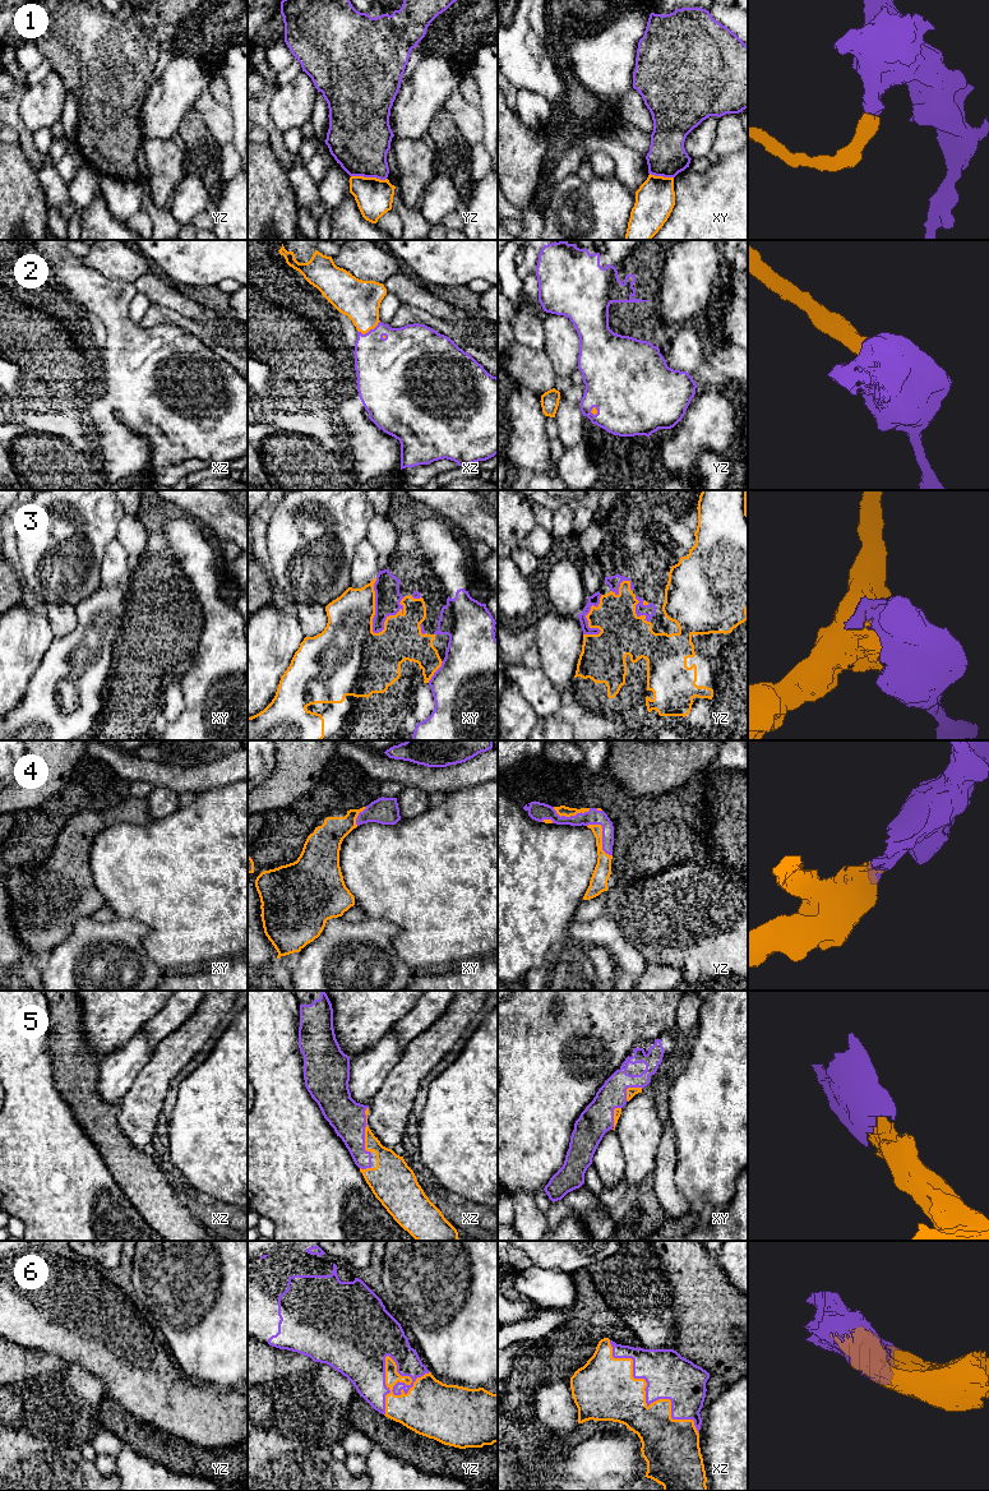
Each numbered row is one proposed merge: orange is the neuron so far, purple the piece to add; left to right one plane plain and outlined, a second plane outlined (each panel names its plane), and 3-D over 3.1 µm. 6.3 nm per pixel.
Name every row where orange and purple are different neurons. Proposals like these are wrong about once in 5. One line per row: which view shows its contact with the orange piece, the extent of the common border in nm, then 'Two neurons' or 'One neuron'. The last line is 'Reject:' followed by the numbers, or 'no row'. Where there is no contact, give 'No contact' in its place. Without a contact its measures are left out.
1: Touches orange in yz. Shared border 220 nm. Two neurons
2: Touches orange in xz. Shared border 150 nm. One neuron
3: Touches orange in xy. Shared border 360 nm. Two neurons
4: Touches orange in yz. Shared border 260 nm. One neuron
5: Touches orange in xz. Shared border 300 nm. One neuron
6: Touches orange in yz. Shared border 400 nm. One neuron
Reject: 1, 3

